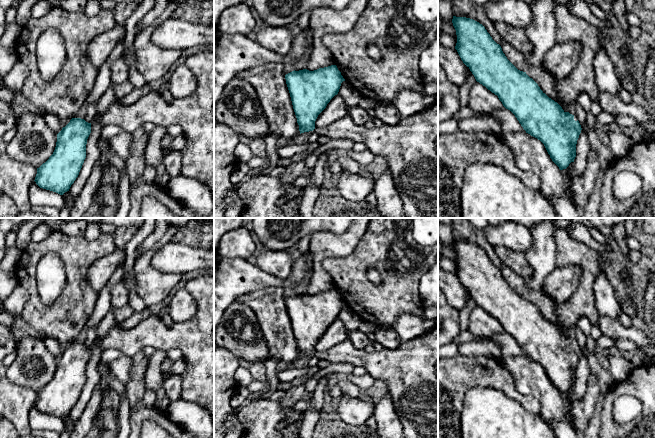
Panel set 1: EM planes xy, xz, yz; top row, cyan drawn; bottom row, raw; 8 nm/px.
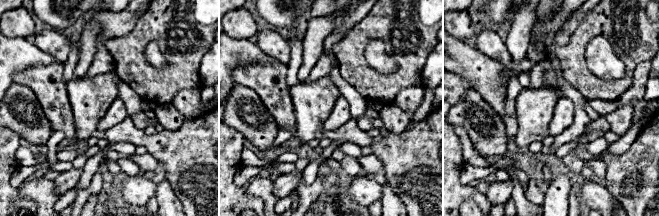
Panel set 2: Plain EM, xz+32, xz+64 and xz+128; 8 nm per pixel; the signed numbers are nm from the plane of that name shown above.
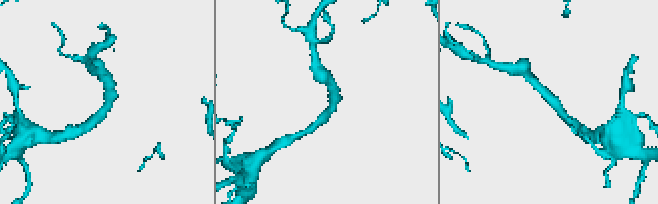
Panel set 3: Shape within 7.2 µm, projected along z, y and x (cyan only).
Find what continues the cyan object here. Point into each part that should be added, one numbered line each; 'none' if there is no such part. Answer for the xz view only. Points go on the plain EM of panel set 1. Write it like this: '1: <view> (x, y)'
1: xz (410, 372)

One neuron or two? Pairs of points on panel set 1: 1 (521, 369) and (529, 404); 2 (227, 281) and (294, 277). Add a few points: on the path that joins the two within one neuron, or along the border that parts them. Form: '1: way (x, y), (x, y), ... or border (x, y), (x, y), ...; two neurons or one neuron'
1: border (512, 377), (519, 392), (539, 401), (542, 413); two neurons
2: way (244, 281), (277, 281); one neuron

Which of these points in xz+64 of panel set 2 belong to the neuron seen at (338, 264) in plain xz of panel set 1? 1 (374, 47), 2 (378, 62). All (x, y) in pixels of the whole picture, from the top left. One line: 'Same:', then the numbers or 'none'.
Same: none

